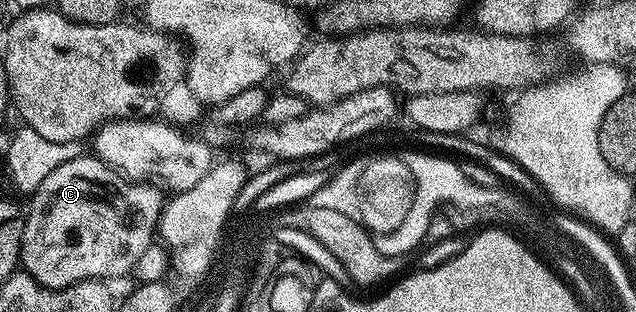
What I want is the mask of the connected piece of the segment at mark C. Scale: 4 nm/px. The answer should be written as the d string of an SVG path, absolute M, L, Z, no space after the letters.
M84 154L72 160L64 162L61 166L55 167L55 170L48 174L47 178L40 182L38 188L31 194L33 200L27 204L27 215L25 217L25 229L23 230L23 238L21 239L21 262L20 267L31 274L31 278L35 278L35 282L39 282L48 288L66 288L80 280L103 280L112 281L112 276L126 276L132 273L135 262L139 256L154 243L157 221L161 218L161 210L163 207L163 192L160 188L154 188L151 184L138 184L134 181L127 180L120 176L113 168L107 167L98 156L92 154Z

